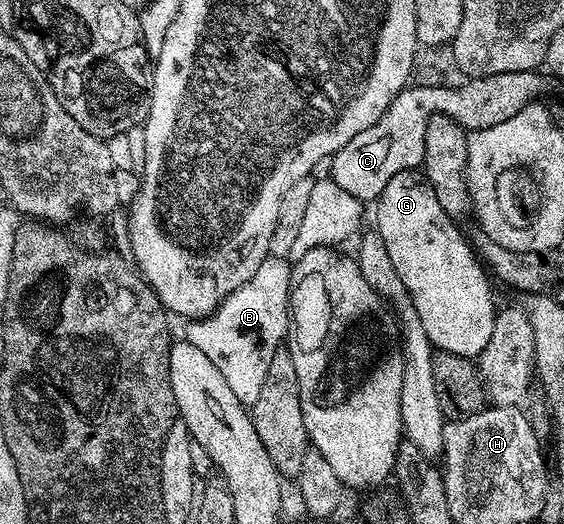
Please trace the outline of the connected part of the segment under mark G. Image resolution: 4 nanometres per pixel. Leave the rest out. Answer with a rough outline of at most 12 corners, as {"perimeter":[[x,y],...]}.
{"perimeter":[[399,171],[375,232],[434,350],[491,339],[491,277],[424,172]]}

